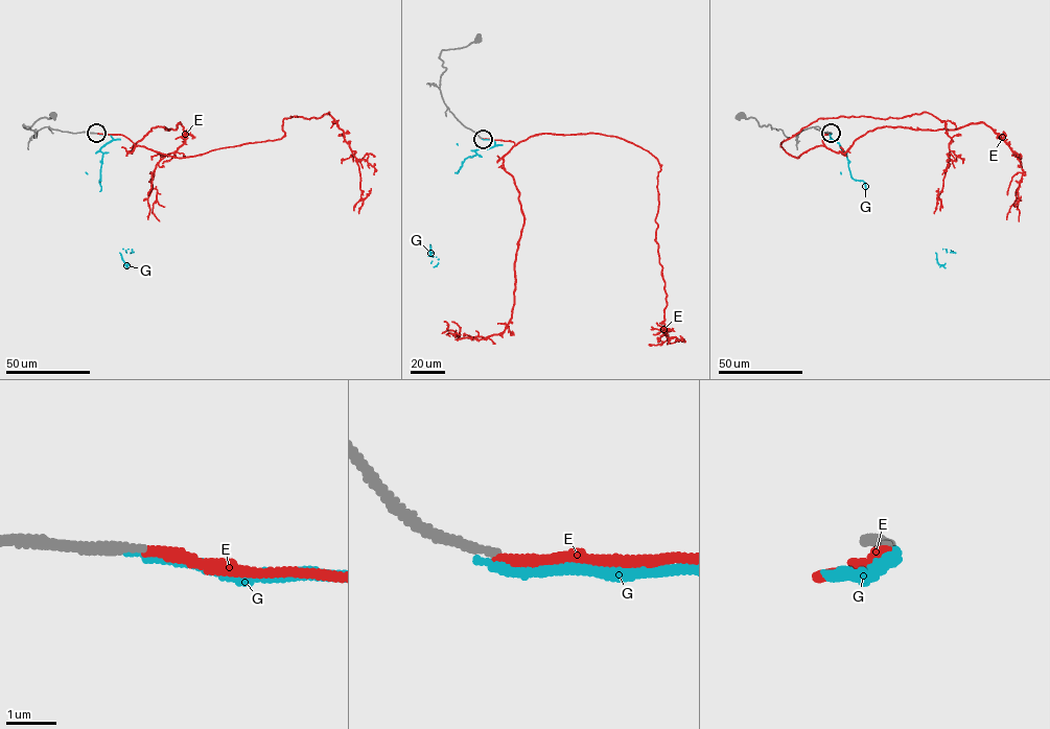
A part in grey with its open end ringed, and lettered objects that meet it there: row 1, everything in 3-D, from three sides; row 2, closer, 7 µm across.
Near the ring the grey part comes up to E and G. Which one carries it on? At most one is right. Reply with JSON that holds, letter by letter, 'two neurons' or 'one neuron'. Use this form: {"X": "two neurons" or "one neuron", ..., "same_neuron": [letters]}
{"E": "one neuron", "G": "two neurons", "same_neuron": ["E"]}

